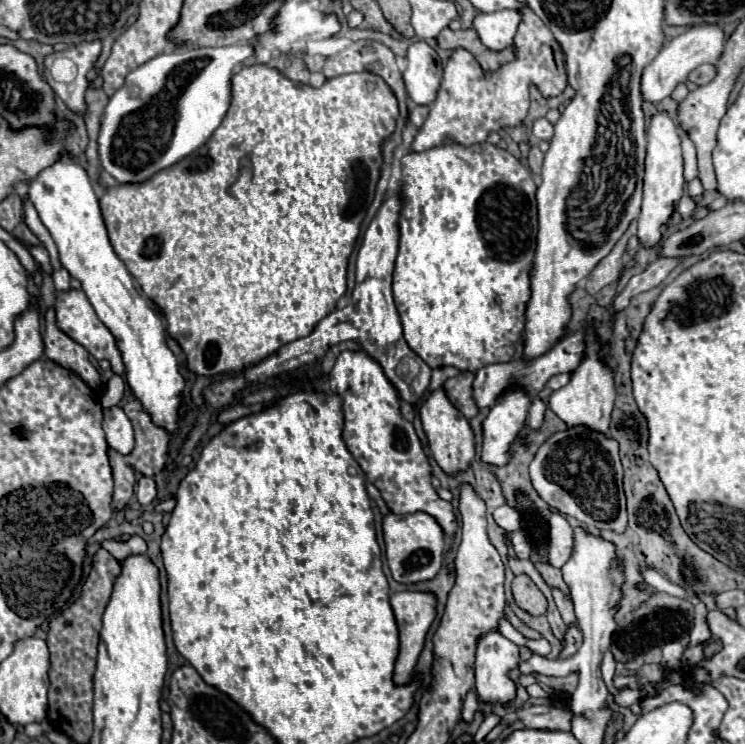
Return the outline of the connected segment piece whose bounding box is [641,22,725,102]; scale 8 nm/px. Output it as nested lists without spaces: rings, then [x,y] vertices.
[[[703,22],[703,26],[691,26],[681,36],[669,40],[663,46],[663,50],[657,54],[657,58],[651,64],[647,64],[643,70],[643,78],[641,78],[643,98],[649,102],[659,102],[659,100],[671,96],[675,86],[685,82],[685,78],[689,76],[691,70],[695,70],[697,66],[707,64],[707,62],[715,64],[715,60],[719,60],[719,54],[723,54],[723,46],[725,46],[723,28],[711,26],[709,22]]]

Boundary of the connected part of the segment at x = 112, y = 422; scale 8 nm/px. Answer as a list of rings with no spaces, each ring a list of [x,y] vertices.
[[[111,406],[103,410],[103,432],[107,436],[107,444],[113,450],[121,454],[129,454],[133,450],[135,444],[133,424],[121,406]]]

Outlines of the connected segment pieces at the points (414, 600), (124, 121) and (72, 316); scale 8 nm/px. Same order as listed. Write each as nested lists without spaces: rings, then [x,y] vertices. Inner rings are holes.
[[[411,590],[395,592],[391,596],[391,608],[395,612],[395,620],[399,624],[399,638],[401,638],[401,648],[395,664],[395,682],[405,684],[419,660],[419,654],[425,646],[425,636],[437,616],[437,596],[433,592],[411,592]]]
[[[235,44],[235,46],[221,46],[221,48],[179,48],[171,54],[161,54],[143,66],[135,68],[127,74],[123,88],[119,88],[105,106],[101,116],[101,130],[99,130],[99,160],[101,168],[111,174],[119,184],[135,184],[147,182],[155,172],[173,166],[175,162],[183,160],[187,154],[195,152],[201,144],[205,144],[211,134],[223,122],[229,106],[231,106],[231,78],[233,70],[239,64],[245,64],[247,58],[255,54],[253,44]],[[139,86],[141,96],[131,98],[129,88]]]
[[[67,290],[67,292],[59,292],[57,294],[57,302],[55,302],[55,312],[57,312],[57,326],[75,342],[79,342],[81,346],[85,346],[89,350],[89,354],[93,354],[97,360],[109,360],[111,368],[115,374],[125,372],[123,366],[123,358],[119,354],[119,348],[115,344],[115,336],[107,330],[107,326],[103,326],[103,322],[99,322],[91,302],[87,300],[83,290]]]

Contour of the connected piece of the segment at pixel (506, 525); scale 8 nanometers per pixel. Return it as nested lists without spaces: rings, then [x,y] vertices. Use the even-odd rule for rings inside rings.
[[[499,506],[499,508],[495,508],[493,518],[495,518],[497,526],[501,526],[507,532],[521,530],[523,528],[523,522],[525,522],[523,520],[523,514],[517,508],[511,508],[511,506]]]

